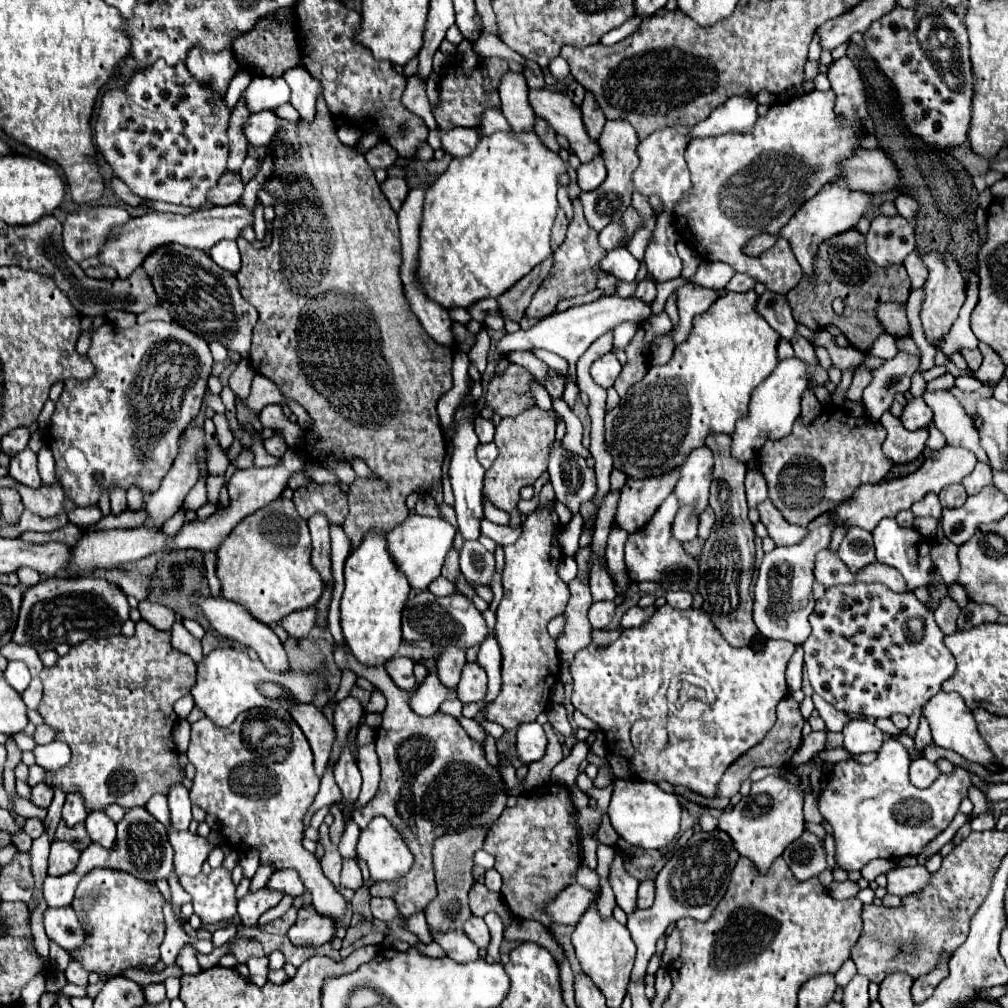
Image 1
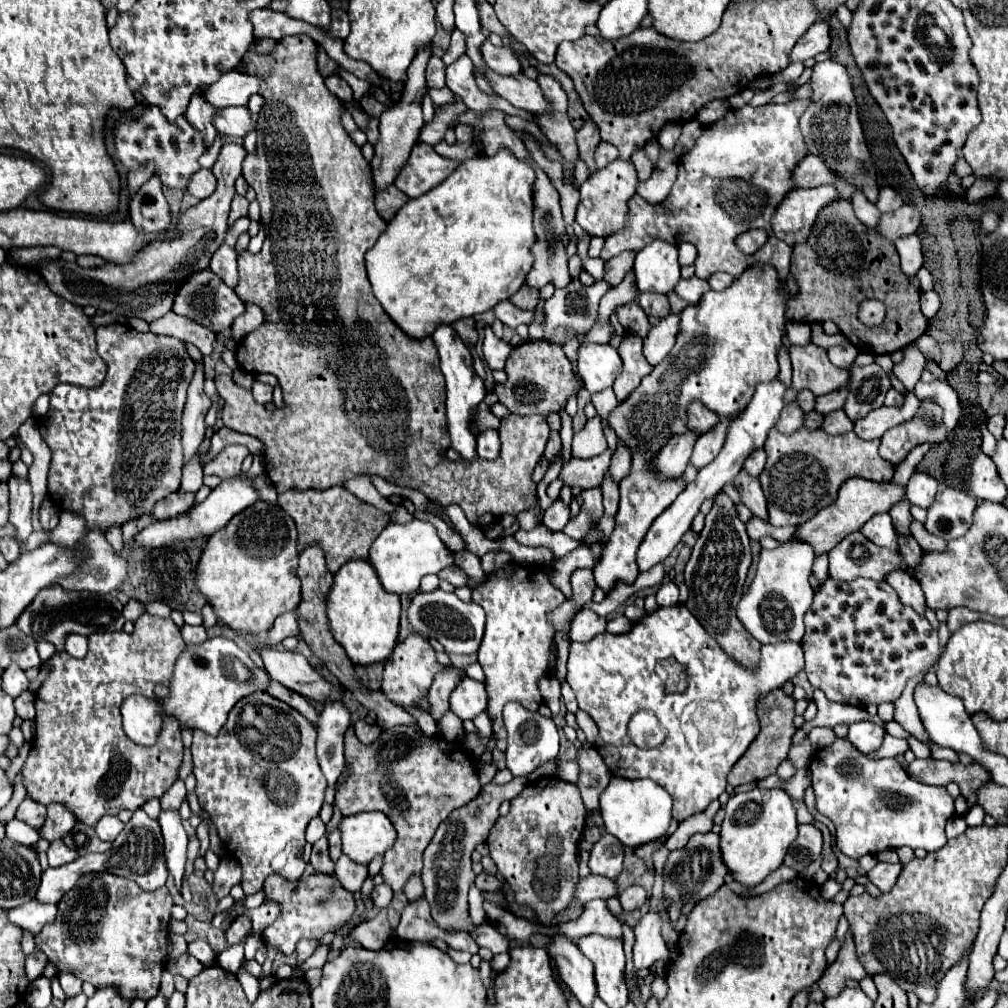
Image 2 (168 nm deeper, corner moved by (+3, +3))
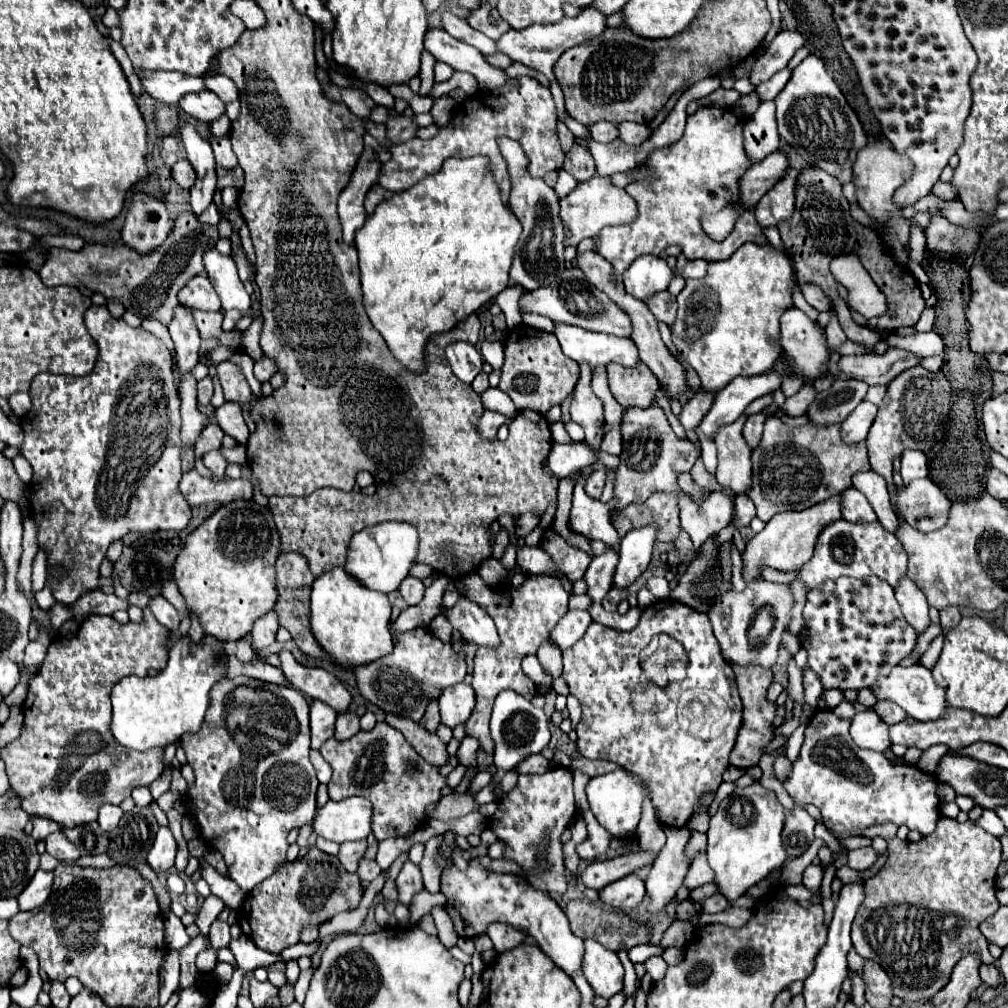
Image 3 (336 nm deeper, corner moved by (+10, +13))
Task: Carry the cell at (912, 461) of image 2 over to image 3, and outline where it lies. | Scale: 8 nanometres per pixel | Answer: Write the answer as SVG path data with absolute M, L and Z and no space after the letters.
M869 471L869 473L855 473L853 475L853 487L859 489L871 503L873 503L873 509L879 517L879 523L895 533L899 529L899 519L889 503L889 495L887 495L887 485L885 485L885 479L881 475L877 475L875 471Z

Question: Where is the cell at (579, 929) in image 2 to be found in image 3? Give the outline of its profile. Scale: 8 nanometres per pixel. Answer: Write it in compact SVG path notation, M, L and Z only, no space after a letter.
M619 949L617 955L619 955L619 959L621 959L623 967L625 967L625 991L627 991L627 995L631 995L631 993L635 991L635 981L637 981L633 963L631 963L631 959L629 959L629 955L627 955L627 949L625 949L625 951Z

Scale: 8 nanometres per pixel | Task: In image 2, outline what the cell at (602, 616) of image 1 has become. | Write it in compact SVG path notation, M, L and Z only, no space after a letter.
M582 609L576 617L574 617L574 625L570 629L570 639L578 641L578 643L586 643L592 641L598 633L606 631L606 619L598 617L594 611Z

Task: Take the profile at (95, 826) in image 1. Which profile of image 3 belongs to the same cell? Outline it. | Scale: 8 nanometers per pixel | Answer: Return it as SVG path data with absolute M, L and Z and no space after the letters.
M103 805L103 807L99 809L99 819L97 819L97 823L99 823L99 827L101 827L103 831L111 831L111 829L117 827L121 815L123 815L123 811L121 811L117 805Z

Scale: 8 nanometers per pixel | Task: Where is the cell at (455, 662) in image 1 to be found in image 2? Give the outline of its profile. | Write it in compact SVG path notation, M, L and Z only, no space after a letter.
M446 667L442 673L436 675L432 687L430 687L430 693L428 693L428 701L430 701L430 715L434 717L434 721L438 723L444 713L448 711L448 697L452 693L452 689L458 685L460 677L458 673L454 671L454 667Z

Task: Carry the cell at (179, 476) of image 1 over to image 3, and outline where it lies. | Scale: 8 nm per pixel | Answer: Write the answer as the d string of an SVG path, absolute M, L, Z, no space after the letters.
M179 305L173 321L167 325L169 335L175 343L175 353L177 353L177 367L181 377L189 373L197 363L199 363L199 331L195 327L193 317Z

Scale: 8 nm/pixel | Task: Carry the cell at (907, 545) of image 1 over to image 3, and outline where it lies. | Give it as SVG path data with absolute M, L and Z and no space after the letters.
M849 487L847 491L843 491L841 499L843 499L843 519L851 523L875 523L877 521L877 515L871 503L855 487Z

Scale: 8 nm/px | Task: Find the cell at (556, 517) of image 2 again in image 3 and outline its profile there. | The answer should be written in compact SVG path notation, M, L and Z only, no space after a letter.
M525 513L521 517L517 517L517 529L515 529L515 535L517 537L525 537L527 533L531 533L537 525L539 525L539 515L533 515L533 513Z

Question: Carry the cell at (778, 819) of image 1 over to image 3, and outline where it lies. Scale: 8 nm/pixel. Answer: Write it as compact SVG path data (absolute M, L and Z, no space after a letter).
M761 783L749 787L735 787L721 803L709 823L707 857L709 867L715 871L715 883L727 899L737 899L749 887L765 879L771 871L779 869L787 853L783 851L781 831L785 823L785 809L775 791L765 789Z

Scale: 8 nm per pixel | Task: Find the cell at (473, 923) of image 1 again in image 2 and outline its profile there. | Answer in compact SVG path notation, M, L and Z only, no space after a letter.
M488 923L478 925L472 931L472 937L480 947L490 949L492 953L504 953L510 949L510 939L506 935L502 935L494 925L488 925Z

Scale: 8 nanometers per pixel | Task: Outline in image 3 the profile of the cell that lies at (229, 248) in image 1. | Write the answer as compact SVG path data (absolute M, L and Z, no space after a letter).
M207 249L203 255L207 277L211 279L217 295L221 297L223 309L239 309L247 311L251 305L251 299L247 291L243 289L243 283L237 275L237 265L231 255L223 255L217 249Z

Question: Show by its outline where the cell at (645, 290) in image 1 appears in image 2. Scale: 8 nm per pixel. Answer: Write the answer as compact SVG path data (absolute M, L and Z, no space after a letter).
M640 293L638 303L644 309L646 315L656 315L656 317L668 317L670 315L670 301L666 295L658 293Z

